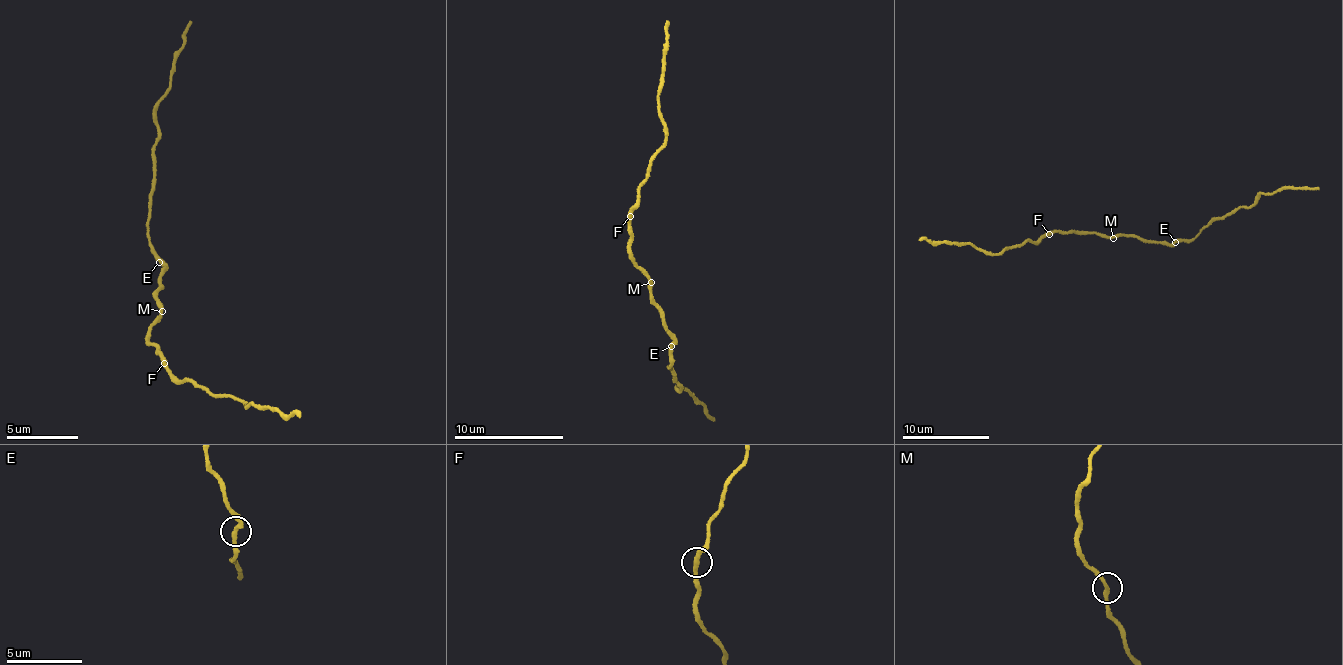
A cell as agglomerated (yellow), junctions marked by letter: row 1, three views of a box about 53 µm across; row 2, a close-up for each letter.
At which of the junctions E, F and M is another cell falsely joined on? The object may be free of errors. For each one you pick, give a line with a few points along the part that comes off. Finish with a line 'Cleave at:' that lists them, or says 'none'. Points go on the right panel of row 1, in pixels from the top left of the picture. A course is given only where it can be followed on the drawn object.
Cleave at: none

